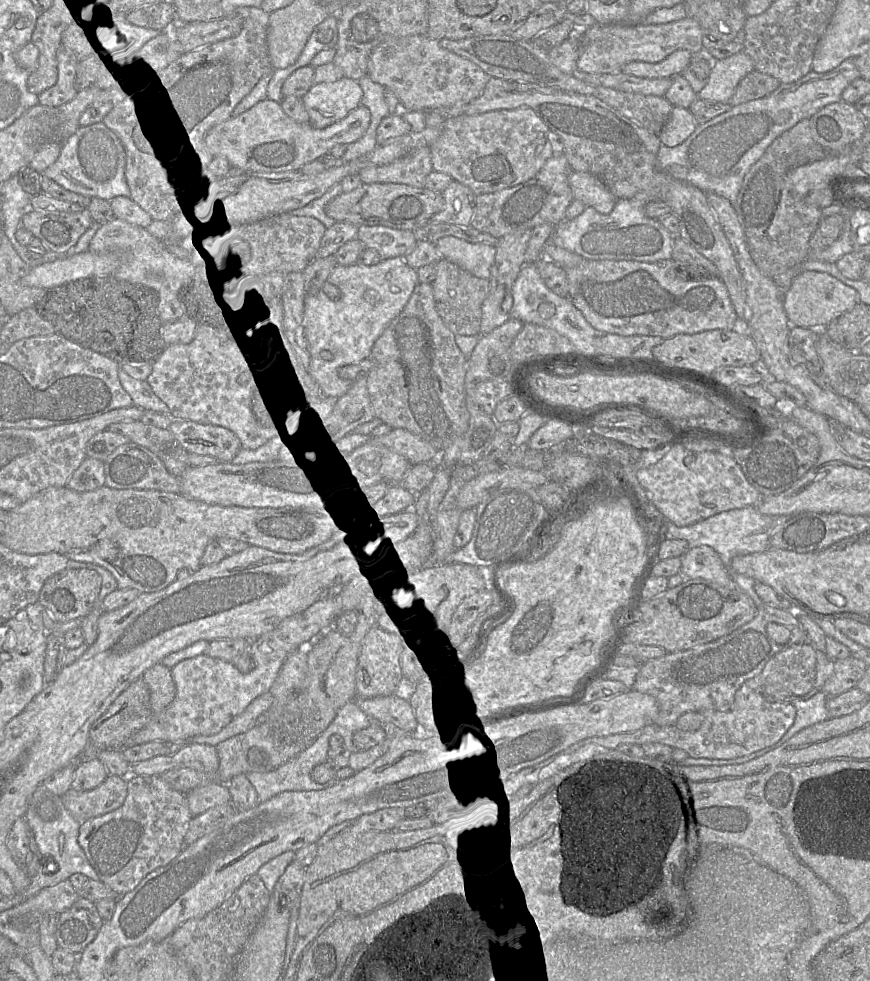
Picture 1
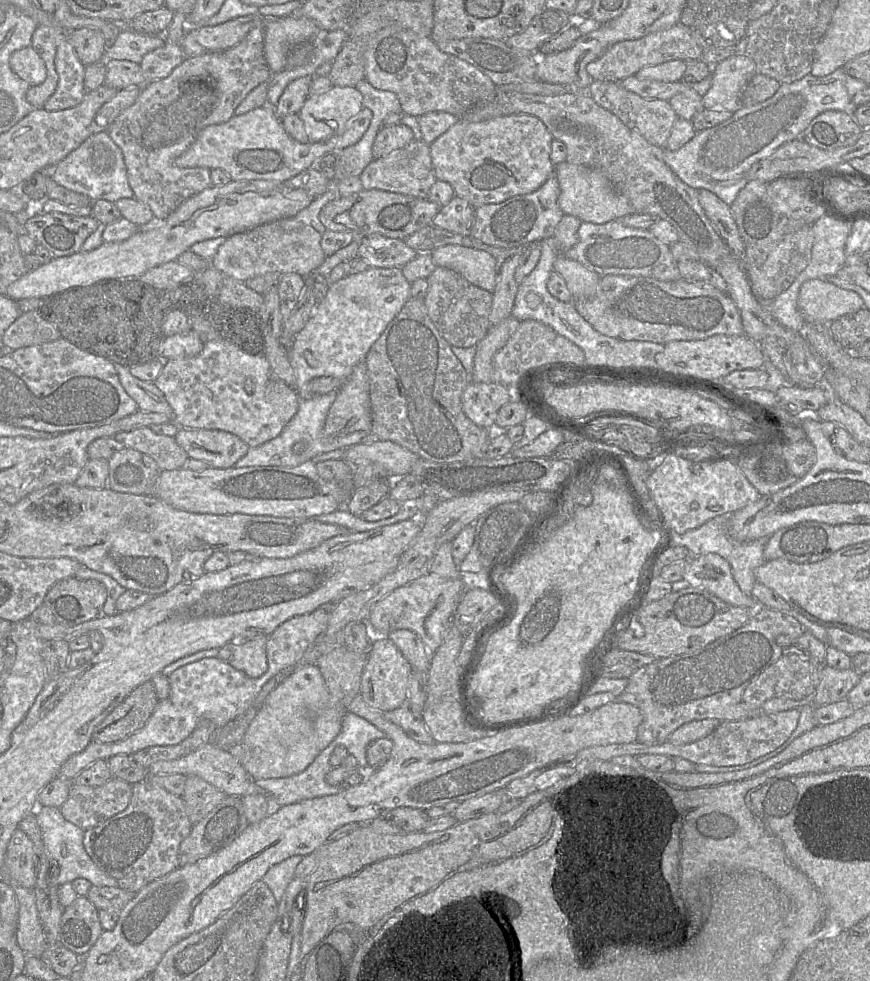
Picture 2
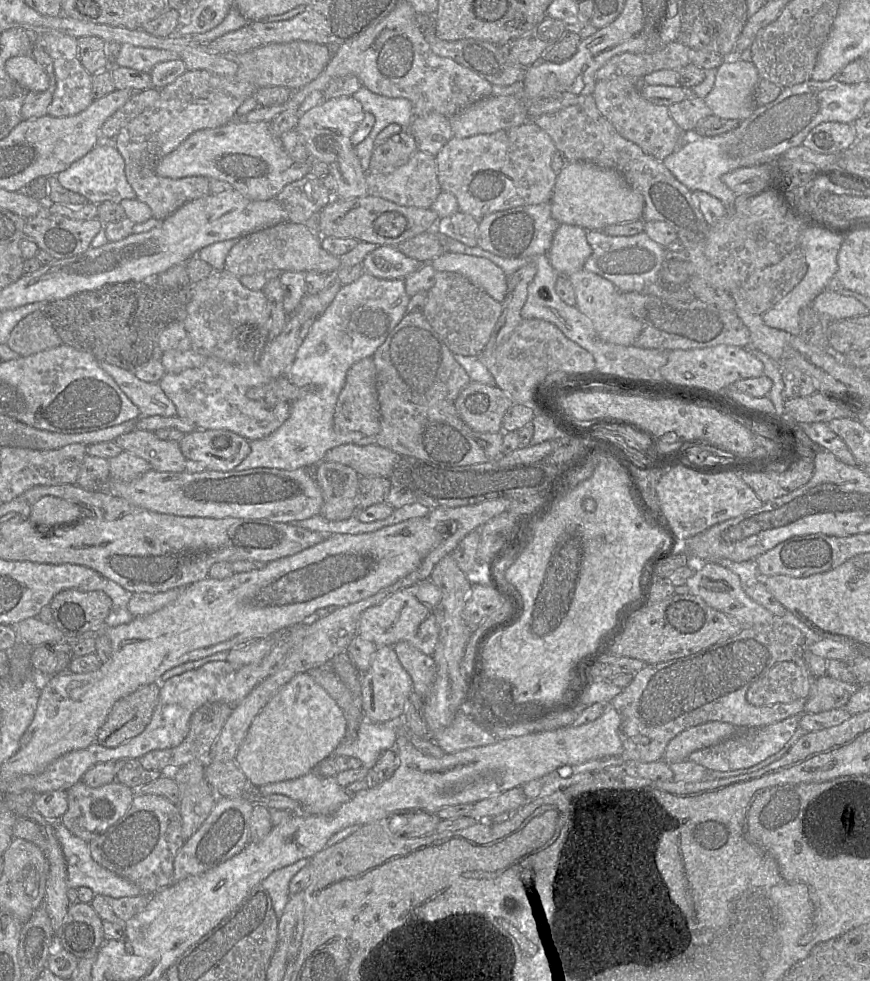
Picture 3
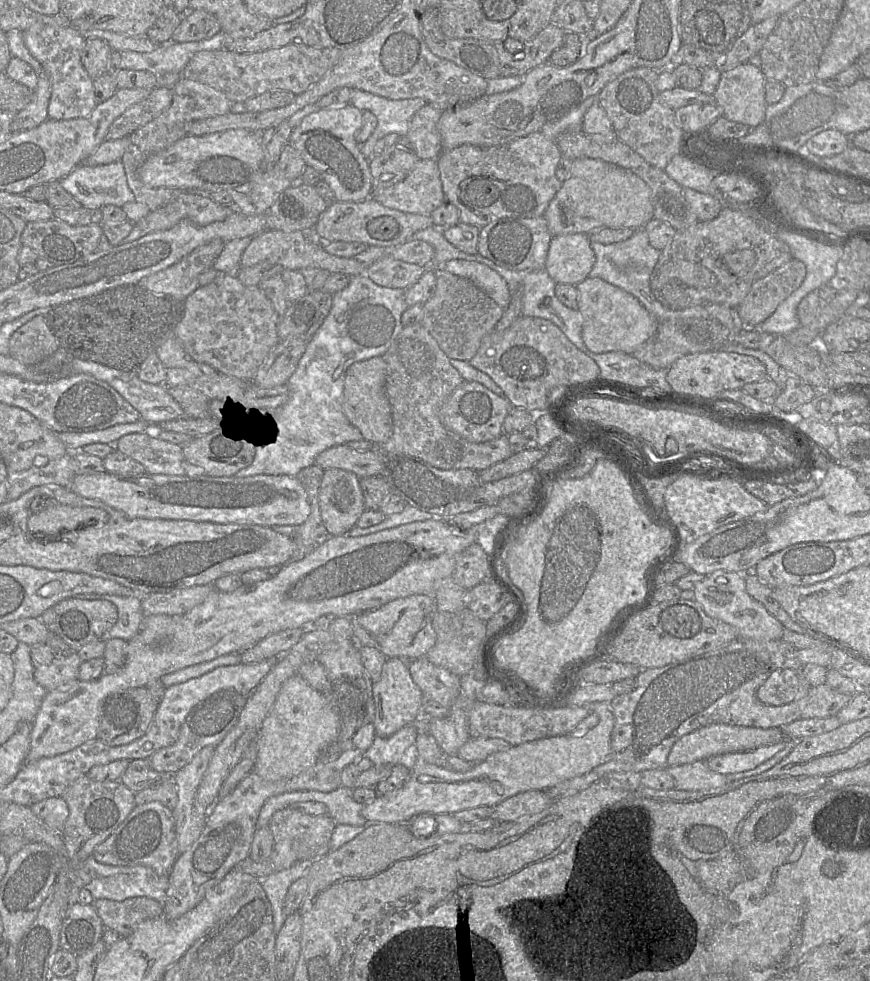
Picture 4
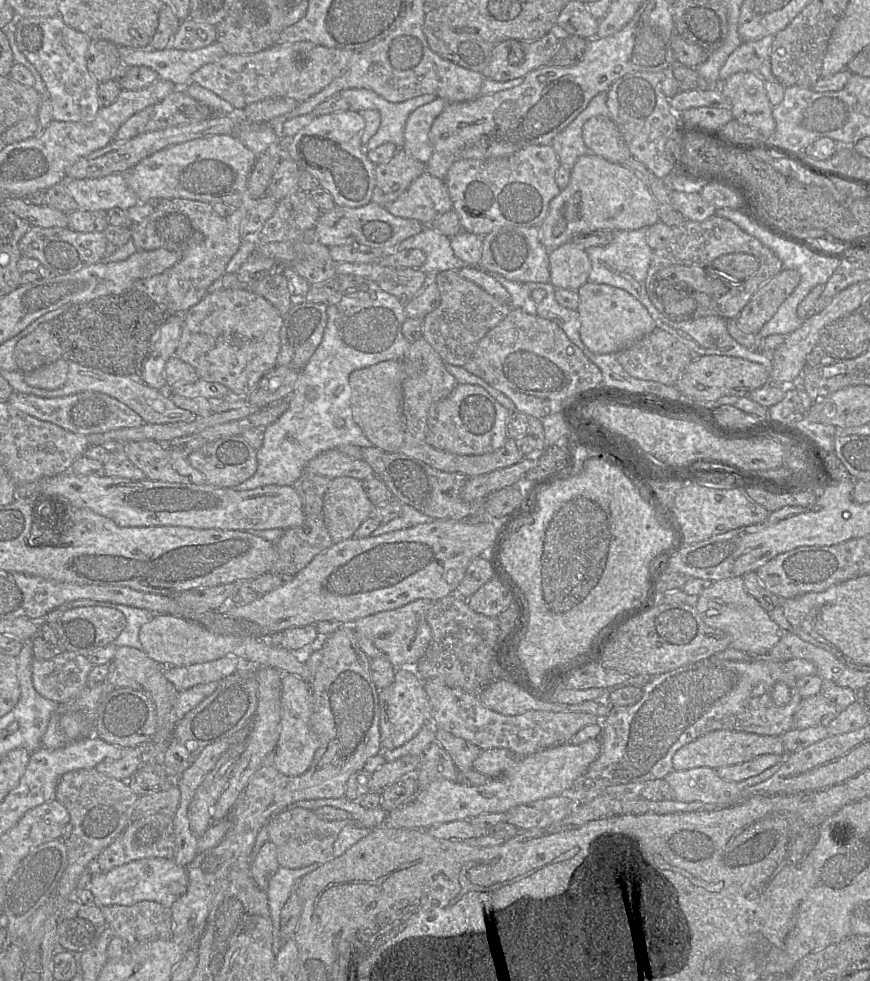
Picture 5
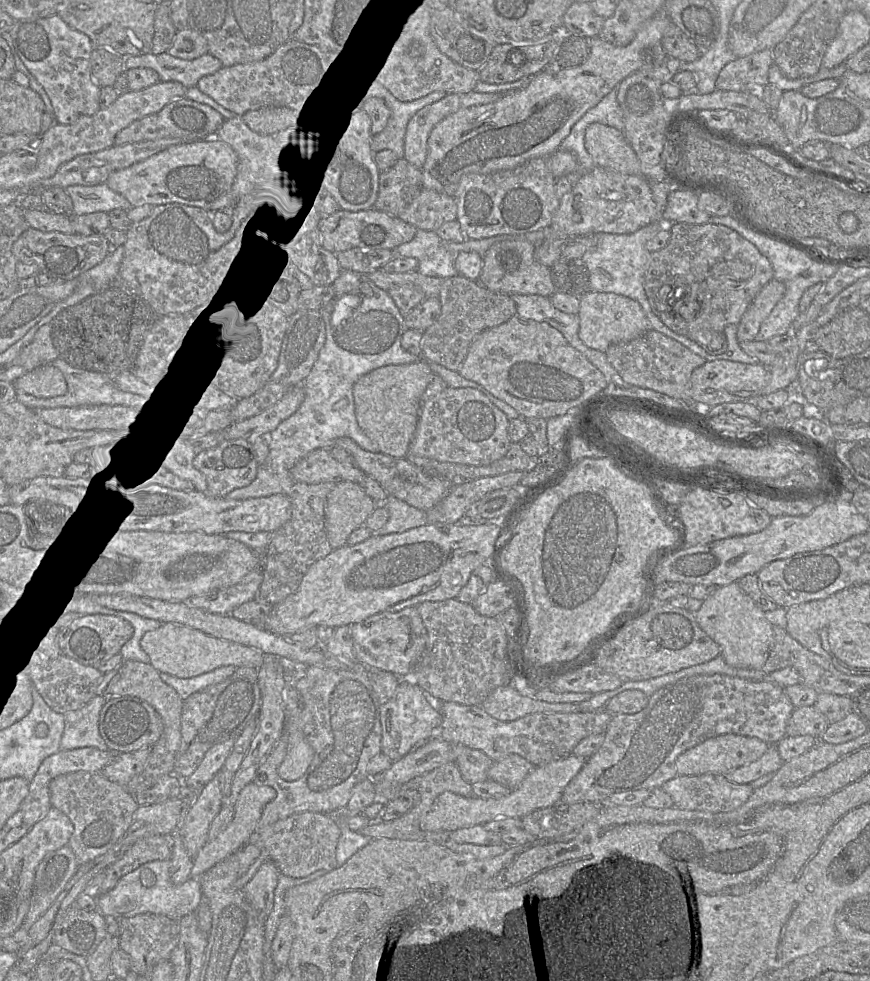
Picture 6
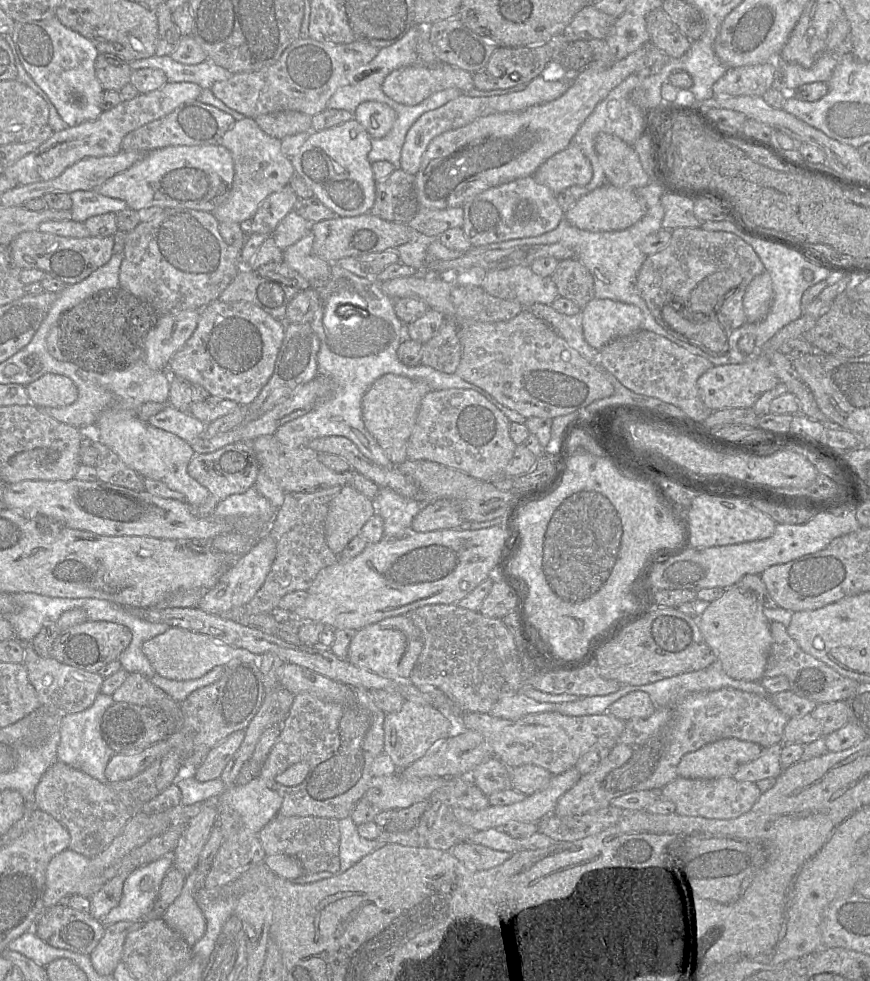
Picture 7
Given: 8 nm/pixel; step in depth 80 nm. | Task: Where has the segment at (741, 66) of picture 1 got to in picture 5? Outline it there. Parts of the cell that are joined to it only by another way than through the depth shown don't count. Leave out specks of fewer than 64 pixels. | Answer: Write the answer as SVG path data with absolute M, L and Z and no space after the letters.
M737 72L721 82L719 89L731 101L733 118L757 129L764 137L771 136L776 127L765 80L758 72Z

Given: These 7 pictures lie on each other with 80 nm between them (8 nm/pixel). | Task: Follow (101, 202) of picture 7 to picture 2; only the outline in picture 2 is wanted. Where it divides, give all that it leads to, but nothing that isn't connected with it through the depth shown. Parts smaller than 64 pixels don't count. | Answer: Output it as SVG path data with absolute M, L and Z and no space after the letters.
M108 131L92 133L77 149L57 164L52 178L59 185L84 194L92 201L102 199L115 203L121 198L134 197L128 182L123 153Z

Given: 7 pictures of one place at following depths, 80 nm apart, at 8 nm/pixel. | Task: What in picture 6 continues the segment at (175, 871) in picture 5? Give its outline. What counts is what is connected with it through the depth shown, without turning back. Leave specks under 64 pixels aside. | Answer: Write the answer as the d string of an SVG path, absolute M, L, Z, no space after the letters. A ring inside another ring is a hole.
M155 860L141 865L139 868L124 875L117 885L104 894L95 895L98 911L106 919L132 917L138 914L152 913L169 916L179 920L181 917L195 912L203 902L203 894L199 879L189 878L181 885L174 885L170 879L171 860ZM150 869L156 882L152 887L145 887L140 880L141 872Z

